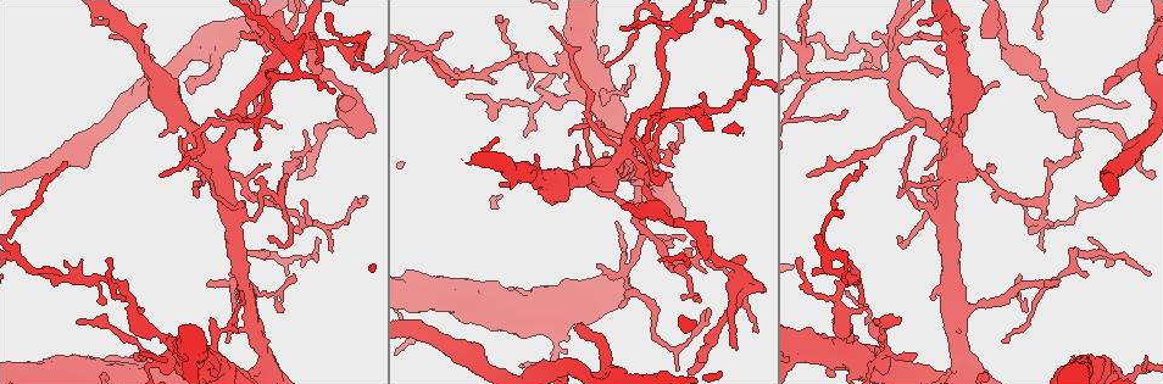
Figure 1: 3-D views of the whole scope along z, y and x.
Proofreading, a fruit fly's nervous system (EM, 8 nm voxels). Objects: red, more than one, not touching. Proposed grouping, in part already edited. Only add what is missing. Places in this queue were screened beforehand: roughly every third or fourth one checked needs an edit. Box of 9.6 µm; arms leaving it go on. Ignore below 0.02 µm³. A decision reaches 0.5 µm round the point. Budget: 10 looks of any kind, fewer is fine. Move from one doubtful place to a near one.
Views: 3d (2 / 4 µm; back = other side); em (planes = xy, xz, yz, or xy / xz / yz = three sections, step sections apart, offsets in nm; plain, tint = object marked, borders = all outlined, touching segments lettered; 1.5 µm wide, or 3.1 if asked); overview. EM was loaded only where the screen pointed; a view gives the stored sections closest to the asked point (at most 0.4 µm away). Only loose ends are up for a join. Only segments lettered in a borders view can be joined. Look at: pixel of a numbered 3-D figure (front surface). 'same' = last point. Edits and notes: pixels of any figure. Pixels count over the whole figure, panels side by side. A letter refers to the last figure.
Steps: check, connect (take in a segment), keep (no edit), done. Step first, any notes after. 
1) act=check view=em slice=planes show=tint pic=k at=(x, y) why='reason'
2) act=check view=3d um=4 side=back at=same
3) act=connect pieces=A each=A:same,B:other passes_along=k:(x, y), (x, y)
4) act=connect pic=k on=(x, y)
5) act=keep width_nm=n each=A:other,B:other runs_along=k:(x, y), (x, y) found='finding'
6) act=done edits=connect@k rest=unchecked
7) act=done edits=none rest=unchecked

act=check view=em slice=planes show=borders pic=1 at=(197, 198) why='free end'

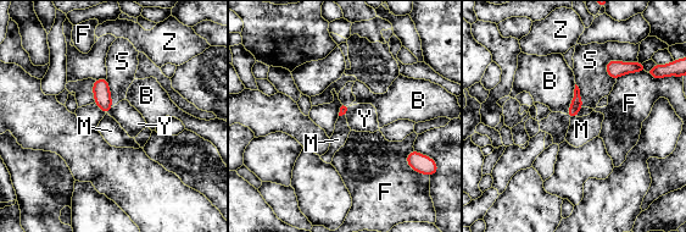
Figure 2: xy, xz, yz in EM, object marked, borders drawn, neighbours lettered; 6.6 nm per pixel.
act=keep each=B:other,F:other,M:other,S:other,Y:other,Z:other found='none of them fits'

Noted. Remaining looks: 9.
act=check view=3d um=2 pic=1 at=(466, 95) why='tapers out'

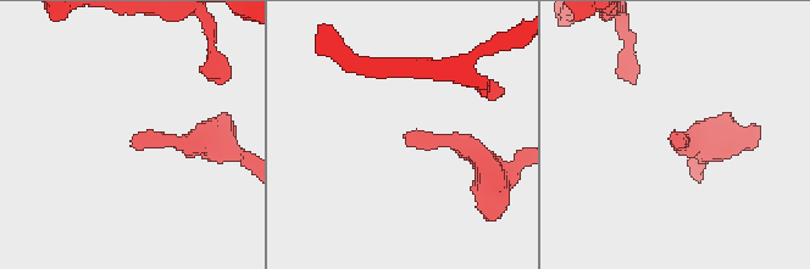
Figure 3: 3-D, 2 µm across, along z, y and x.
act=check view=em slice=planes show=plain pic=3 at=(136, 146)

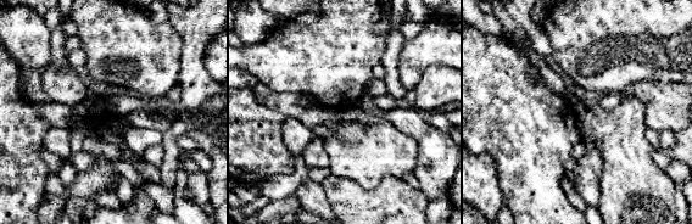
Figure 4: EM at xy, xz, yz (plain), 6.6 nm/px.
act=check view=em slice=planes show=borders at=same why='see the neighbours'

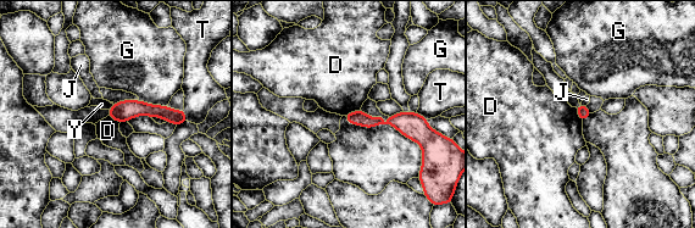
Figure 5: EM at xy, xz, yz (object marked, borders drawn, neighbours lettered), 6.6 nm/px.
act=keep each=D:other,G:other,J:other,T:other,Y:other runs_along=5:(349, 116), (366, 121), (422, 123) found='no lettered segment goes on from it'

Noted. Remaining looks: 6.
act=check view=em slice=xy step=4 show=tint pic=1 at=(1127, 104) why='free end'

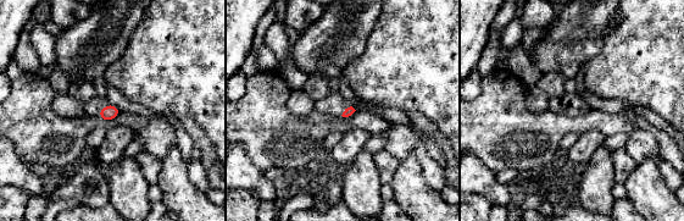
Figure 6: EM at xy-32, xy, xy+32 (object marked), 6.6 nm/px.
act=check view=em slice=yz step=4 show=borders at=same why='another direction'

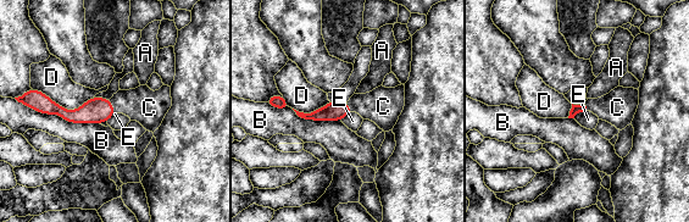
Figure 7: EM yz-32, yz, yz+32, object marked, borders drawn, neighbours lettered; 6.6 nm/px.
act=connect pic=7 on=(149, 107) each=A:other,B:other,C:same,D:other,E:other passes_along=7:(96, 110), (112, 106), (149, 107) found='it goes on there'

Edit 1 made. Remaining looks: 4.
act=check view=3d um=4 pic=1 at=(522, 364)

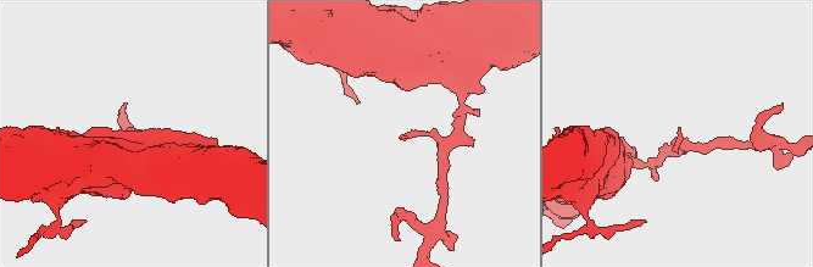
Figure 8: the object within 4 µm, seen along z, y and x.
act=check view=em slice=planes show=borders pic=8 at=(129, 127)

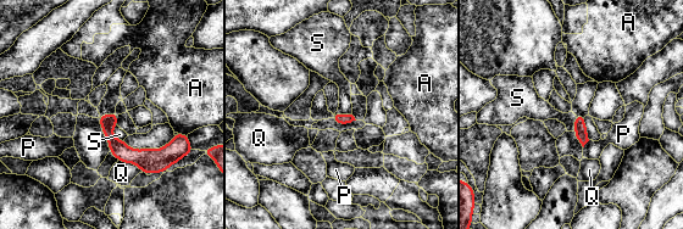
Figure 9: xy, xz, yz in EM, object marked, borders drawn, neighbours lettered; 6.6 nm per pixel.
act=keep width_nm=80 each=A:other,P:other,Q:other,S:other runs_along=9:(103, 118), (131, 156), (160, 156), (176, 140) found='no lettered segment goes on from it'

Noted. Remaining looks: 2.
act=done edits=connect@7 rest=unchecked

